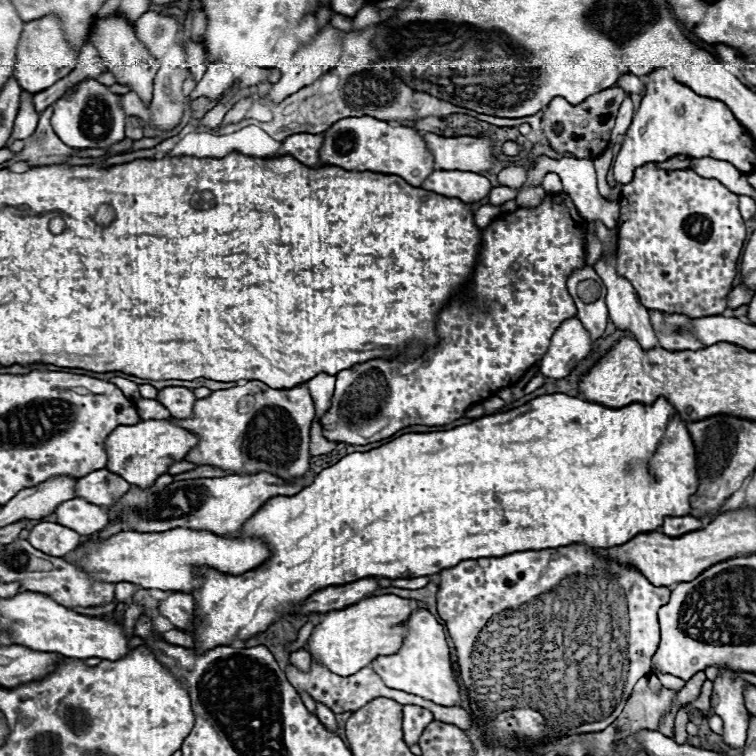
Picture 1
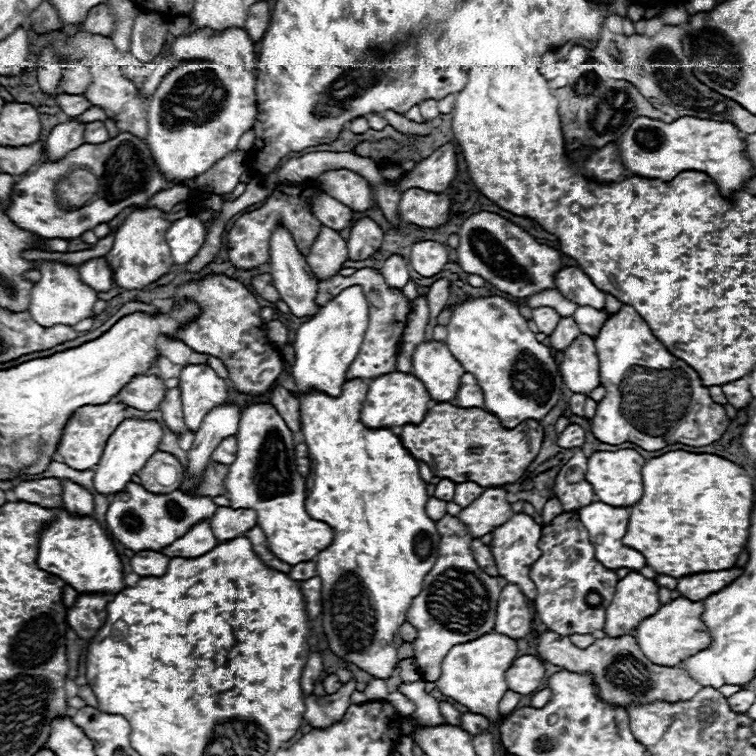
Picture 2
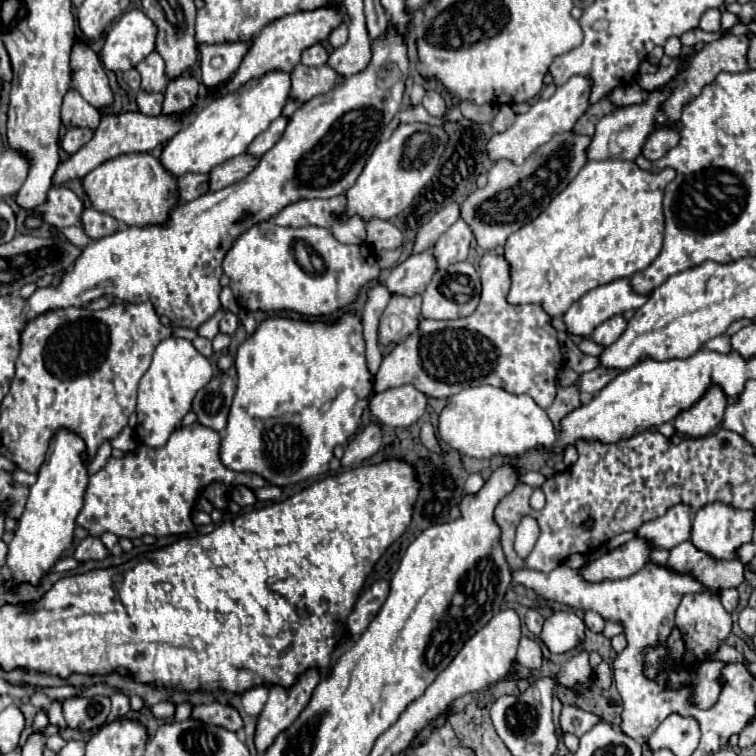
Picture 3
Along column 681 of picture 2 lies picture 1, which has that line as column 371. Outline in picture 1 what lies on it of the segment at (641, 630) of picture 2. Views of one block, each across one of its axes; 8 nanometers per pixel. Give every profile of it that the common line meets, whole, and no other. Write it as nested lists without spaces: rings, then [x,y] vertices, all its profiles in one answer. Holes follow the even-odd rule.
[[[394,594],[370,596],[344,610],[328,612],[324,622],[314,628],[306,650],[314,658],[318,658],[318,662],[322,662],[330,672],[338,676],[352,676],[370,662],[374,662],[378,656],[396,654],[400,650],[406,636],[404,620],[408,620],[408,614],[418,608],[428,608],[428,604],[420,600],[400,598]]]

